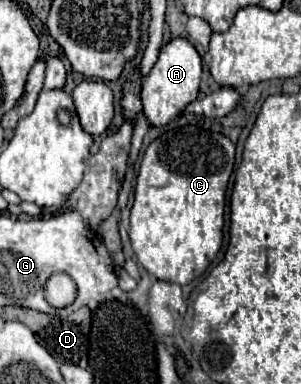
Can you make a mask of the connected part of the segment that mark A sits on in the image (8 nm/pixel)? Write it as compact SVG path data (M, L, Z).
M176 36L170 42L166 42L160 48L158 62L152 66L142 86L142 104L144 104L144 116L148 118L148 122L152 126L166 126L170 120L180 116L186 104L198 98L200 76L202 76L202 58L198 50L182 36Z

